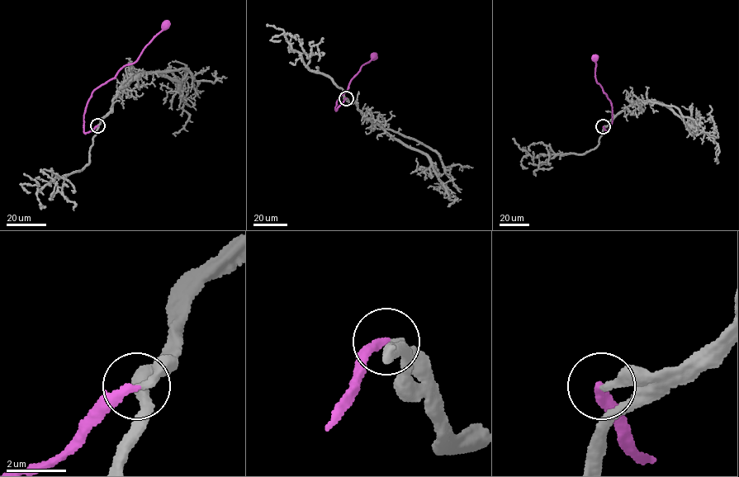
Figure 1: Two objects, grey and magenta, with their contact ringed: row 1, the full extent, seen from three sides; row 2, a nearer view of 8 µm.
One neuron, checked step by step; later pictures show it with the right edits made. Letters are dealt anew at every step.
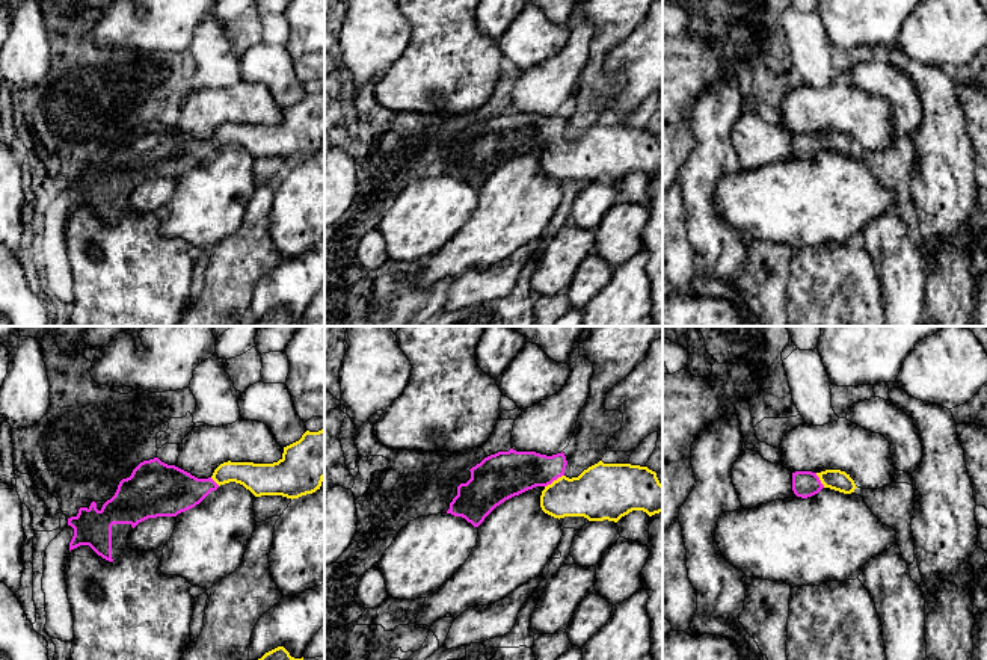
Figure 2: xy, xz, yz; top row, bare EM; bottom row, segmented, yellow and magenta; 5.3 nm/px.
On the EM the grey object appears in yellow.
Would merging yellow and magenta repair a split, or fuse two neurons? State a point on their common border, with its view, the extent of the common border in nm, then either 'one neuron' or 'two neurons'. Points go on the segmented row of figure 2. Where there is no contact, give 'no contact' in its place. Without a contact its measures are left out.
meets yellow in xz at (554, 481); contact 120 nm long; one neuron

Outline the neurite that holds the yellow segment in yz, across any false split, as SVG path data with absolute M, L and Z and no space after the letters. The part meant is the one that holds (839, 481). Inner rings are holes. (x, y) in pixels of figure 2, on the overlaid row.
M826 470L821 473L792 473L792 491L797 497L812 497L818 494L822 488L830 488L844 494L851 494L857 486L854 480L850 477L850 474L841 470Z

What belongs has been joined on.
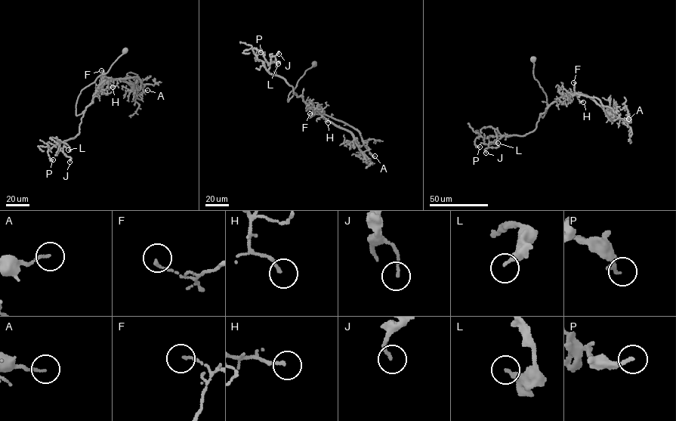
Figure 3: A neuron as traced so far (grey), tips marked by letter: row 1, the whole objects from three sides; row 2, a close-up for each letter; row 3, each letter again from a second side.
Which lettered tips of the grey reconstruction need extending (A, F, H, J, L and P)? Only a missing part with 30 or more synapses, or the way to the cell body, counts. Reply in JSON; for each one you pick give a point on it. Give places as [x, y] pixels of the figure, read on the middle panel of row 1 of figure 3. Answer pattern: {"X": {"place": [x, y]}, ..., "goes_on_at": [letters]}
{"goes_on_at": []}

